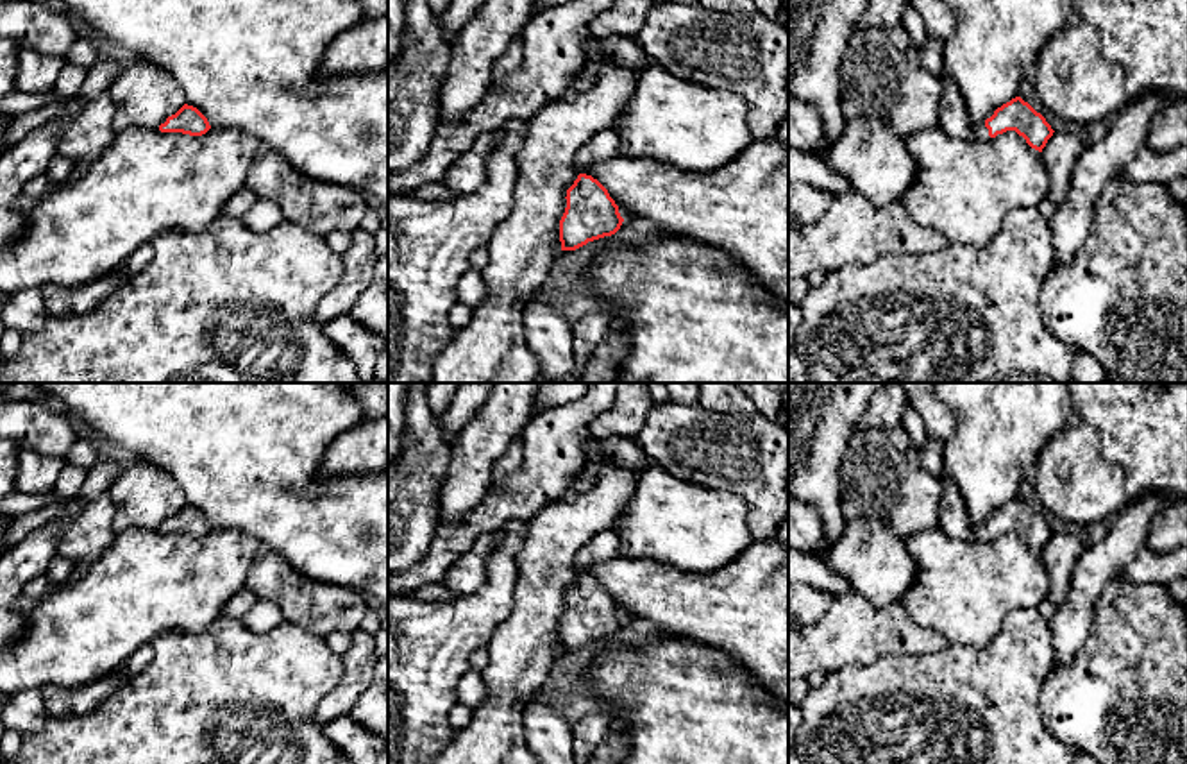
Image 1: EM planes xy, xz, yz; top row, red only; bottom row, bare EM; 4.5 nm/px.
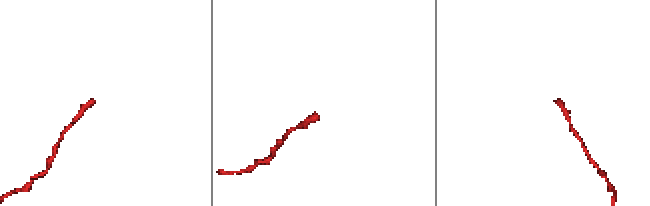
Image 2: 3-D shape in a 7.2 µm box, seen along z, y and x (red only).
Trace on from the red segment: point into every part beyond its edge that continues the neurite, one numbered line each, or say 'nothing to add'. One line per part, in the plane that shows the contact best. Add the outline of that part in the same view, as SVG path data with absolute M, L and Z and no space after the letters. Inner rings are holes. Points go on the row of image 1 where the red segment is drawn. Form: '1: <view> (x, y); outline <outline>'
1: yz (953, 118); outline M942 75L940 82L942 82L942 100L939 107L939 127L942 127L949 136L960 138L964 141L990 140L985 123L981 125L971 123L964 104L964 97L956 82L947 75Z

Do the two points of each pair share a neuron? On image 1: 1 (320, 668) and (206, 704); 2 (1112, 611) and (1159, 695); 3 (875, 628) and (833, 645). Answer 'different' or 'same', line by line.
1: same
2: same
3: same

